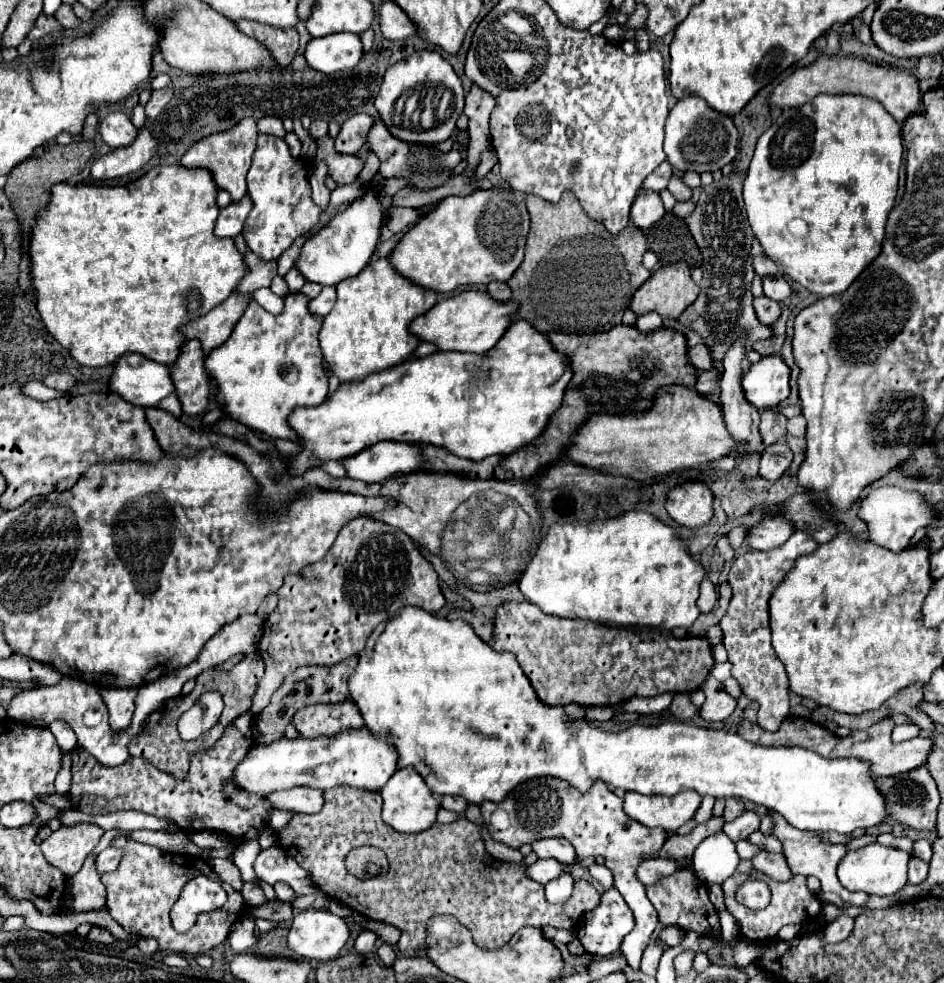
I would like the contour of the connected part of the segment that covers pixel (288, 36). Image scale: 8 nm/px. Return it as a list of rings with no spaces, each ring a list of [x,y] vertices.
[[[234,23],[236,29],[248,33],[248,37],[264,43],[268,53],[272,55],[278,69],[286,69],[298,51],[298,31],[296,27],[288,27],[288,31],[280,31],[276,27],[268,27],[262,23]]]

